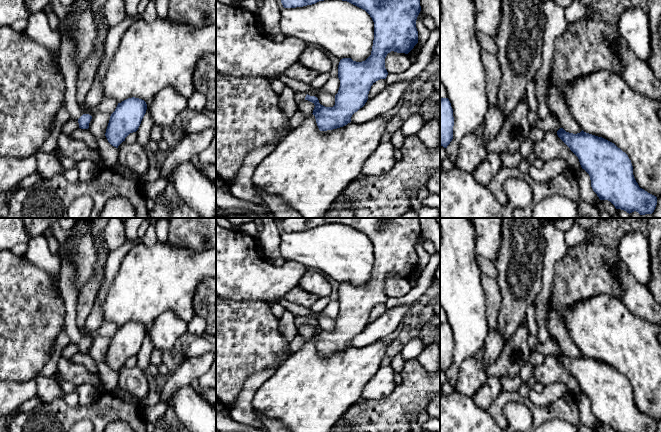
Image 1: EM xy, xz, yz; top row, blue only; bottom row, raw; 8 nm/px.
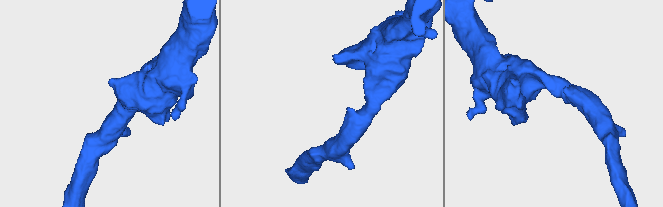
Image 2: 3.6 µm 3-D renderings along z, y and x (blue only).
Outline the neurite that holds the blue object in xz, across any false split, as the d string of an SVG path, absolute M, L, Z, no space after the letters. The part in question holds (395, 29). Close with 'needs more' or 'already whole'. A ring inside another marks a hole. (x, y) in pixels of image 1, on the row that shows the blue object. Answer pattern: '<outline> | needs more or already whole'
M342 0L347 1L365 10L374 22L374 40L371 55L362 62L353 61L351 58L343 58L338 65L338 78L340 87L335 95L335 105L325 107L319 103L315 96L306 92L295 92L296 102L308 100L315 107L317 126L320 131L333 130L343 127L351 122L352 115L362 108L368 100L371 86L380 79L386 79L388 72L385 68L385 58L391 51L408 54L418 43L418 31L416 20L421 11L420 0Z | needs more

